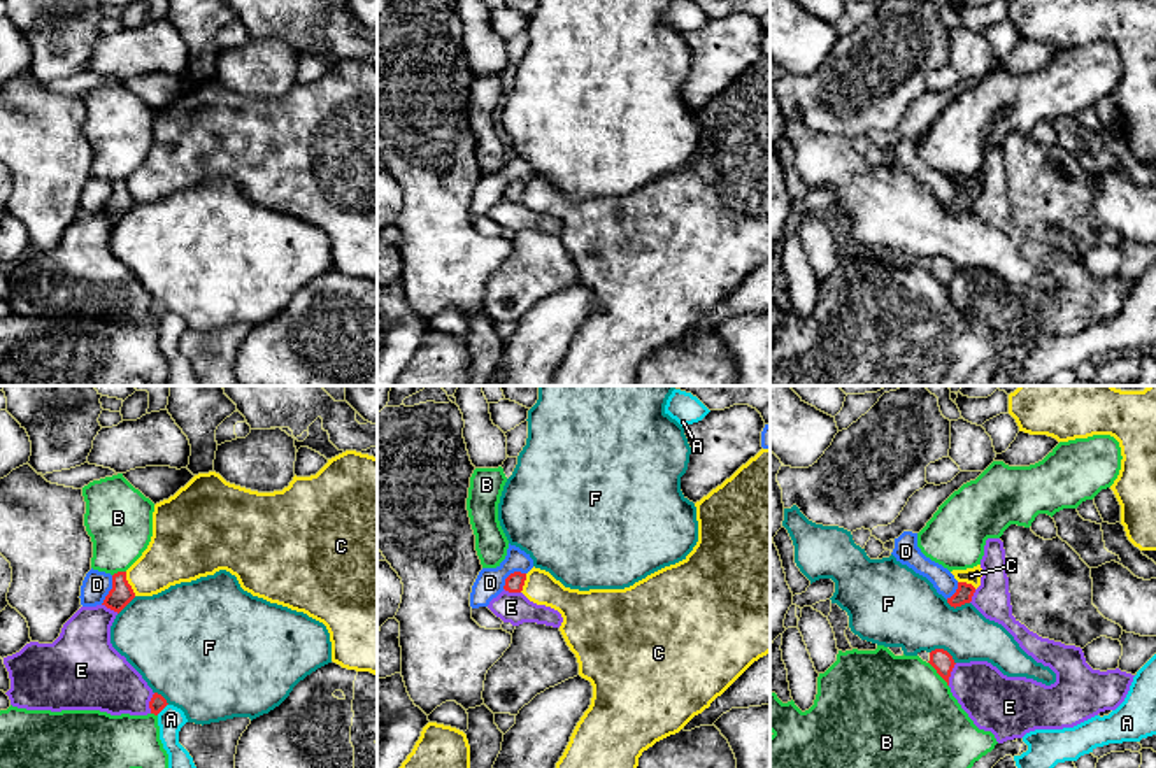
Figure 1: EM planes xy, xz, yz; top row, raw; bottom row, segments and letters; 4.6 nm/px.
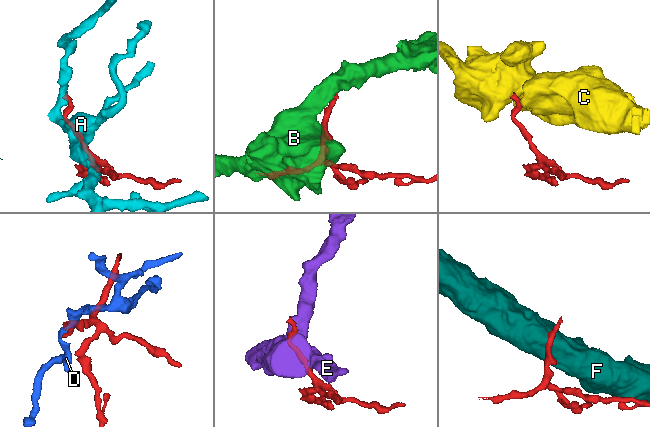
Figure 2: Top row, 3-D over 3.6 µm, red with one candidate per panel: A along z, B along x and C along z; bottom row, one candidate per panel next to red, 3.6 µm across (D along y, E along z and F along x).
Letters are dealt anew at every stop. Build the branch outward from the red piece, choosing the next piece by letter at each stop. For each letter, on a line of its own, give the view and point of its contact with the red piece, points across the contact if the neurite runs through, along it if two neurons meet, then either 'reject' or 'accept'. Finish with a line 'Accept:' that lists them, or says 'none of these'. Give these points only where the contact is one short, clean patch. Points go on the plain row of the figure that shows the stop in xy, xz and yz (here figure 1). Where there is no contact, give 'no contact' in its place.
A: xy (162, 316) | reject
B: yz (937, 279) | reject
C: xy (128, 192) | along xy (125, 179), (125, 186), (135, 202) | reject
D: xz (511, 181) | along xz (525, 179), (513, 179), (502, 195) | reject
E: yz (949, 281) | reject
F: yz (944, 258) | reject
Accept: none of these

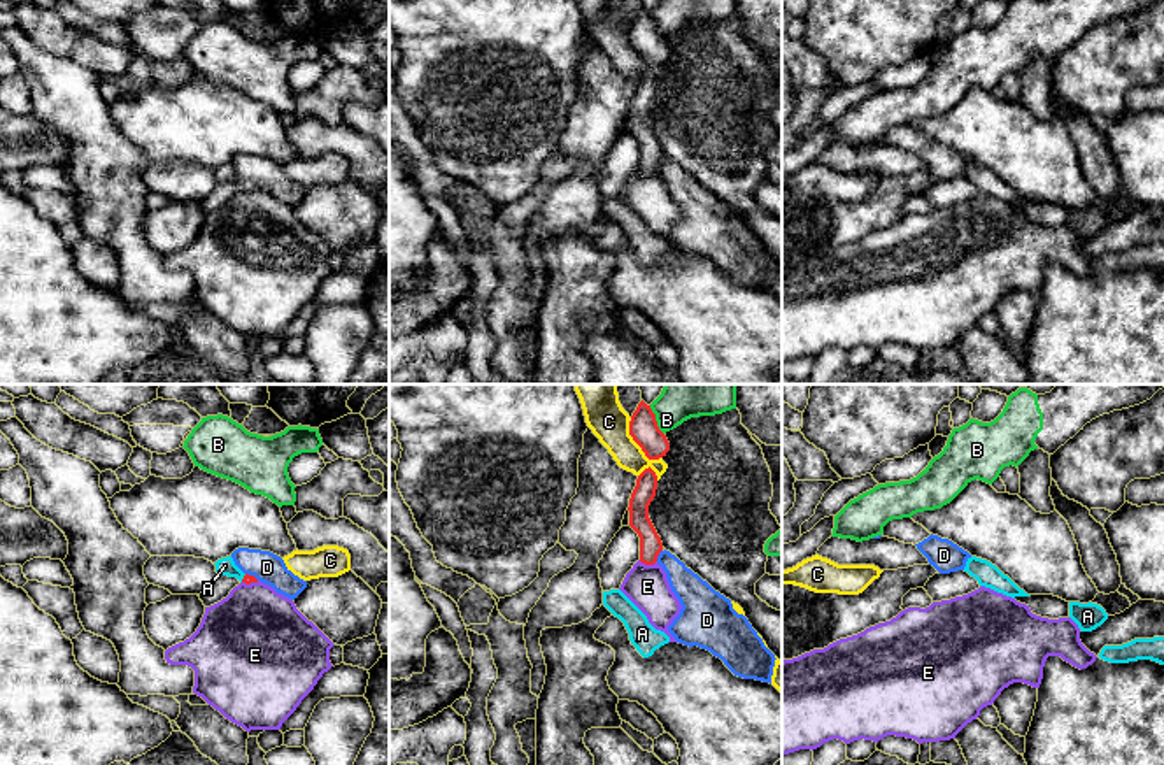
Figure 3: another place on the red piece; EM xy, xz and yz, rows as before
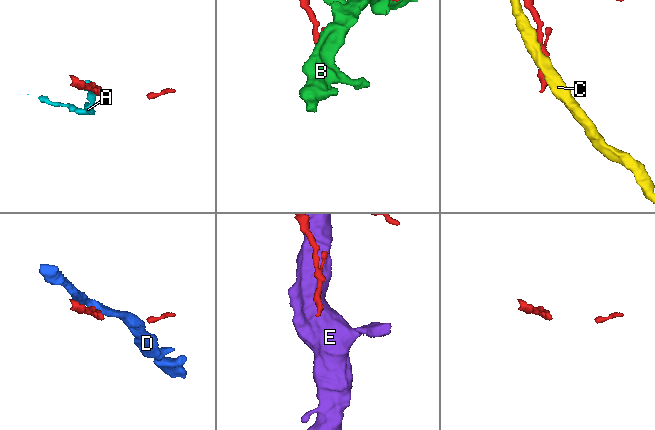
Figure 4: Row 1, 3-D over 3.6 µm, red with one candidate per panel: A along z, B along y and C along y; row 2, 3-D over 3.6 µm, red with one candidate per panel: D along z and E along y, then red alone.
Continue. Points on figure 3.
A: xy (244, 185) | across xy (248, 186), (244, 185), (225, 172) | accept
B: xz (654, 27) | along xz (649, 13), (663, 41) | reject
C: xz (637, 50) | reject
D: xz (658, 162) | along xz (661, 157), (656, 167) | reject
E: xz (647, 171) | along xz (638, 167), (645, 171), (656, 169) | reject
Accept: A

